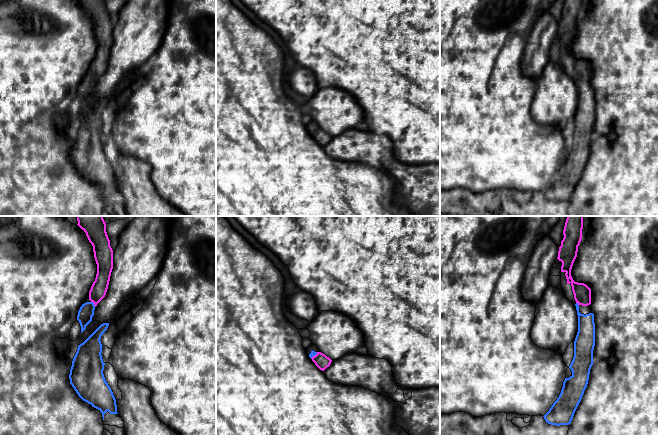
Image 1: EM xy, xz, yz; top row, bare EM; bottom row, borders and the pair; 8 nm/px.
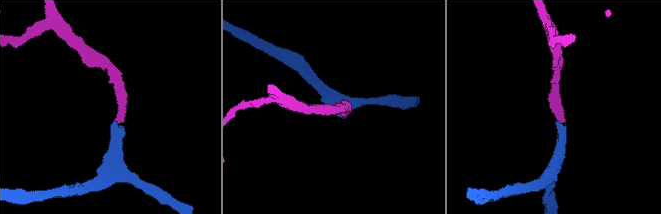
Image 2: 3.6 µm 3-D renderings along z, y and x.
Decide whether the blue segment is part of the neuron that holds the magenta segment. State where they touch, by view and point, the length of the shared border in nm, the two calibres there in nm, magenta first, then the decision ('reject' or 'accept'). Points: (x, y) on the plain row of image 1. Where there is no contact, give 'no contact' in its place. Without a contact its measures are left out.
contact xy (94, 80); length 60 nm; calibres 130 and 120 nm; accept

